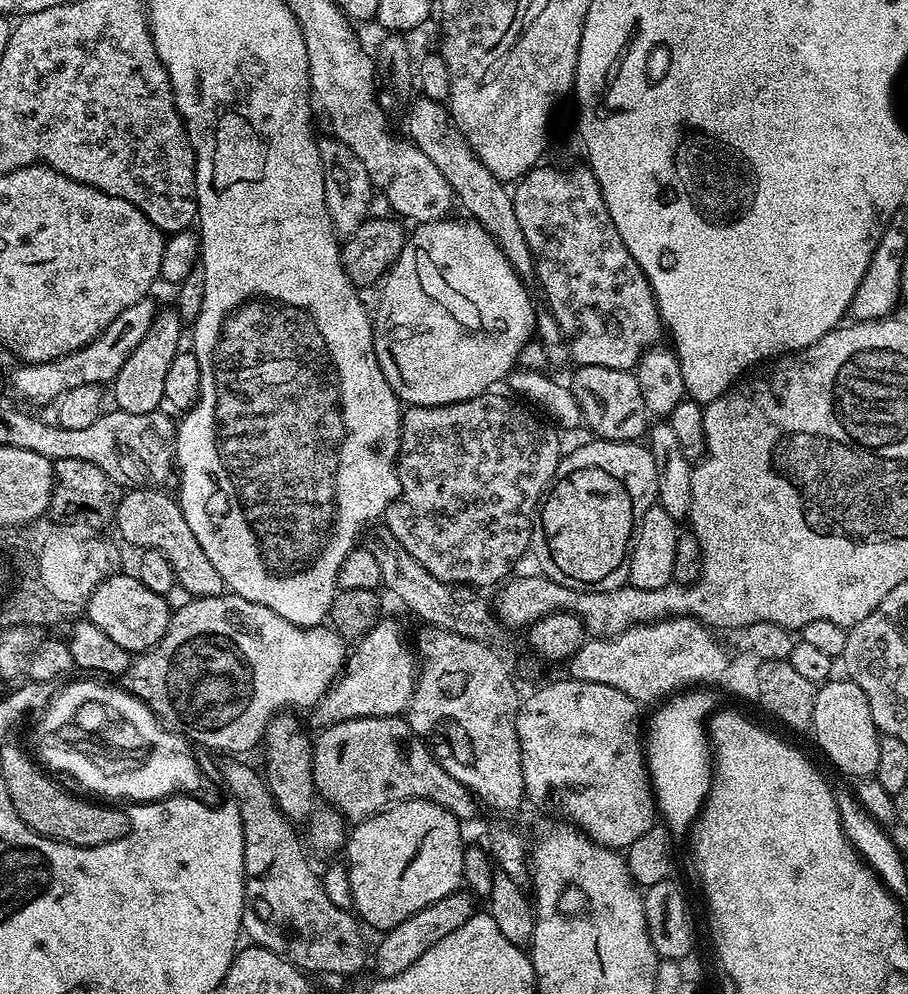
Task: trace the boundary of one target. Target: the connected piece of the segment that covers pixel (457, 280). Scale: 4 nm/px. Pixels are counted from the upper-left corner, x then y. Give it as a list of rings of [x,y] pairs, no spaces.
[[[445,218],[442,220],[434,220],[430,224],[419,225],[415,230],[416,233],[409,235],[404,241],[404,249],[400,252],[400,259],[392,265],[386,279],[383,281],[384,293],[380,296],[380,309],[374,312],[374,350],[376,351],[376,357],[378,358],[378,366],[382,366],[382,374],[386,374],[386,382],[390,382],[390,386],[396,392],[396,396],[408,406],[415,406],[417,408],[433,408],[434,406],[446,406],[447,404],[461,404],[464,400],[469,400],[475,396],[481,396],[482,393],[497,387],[496,383],[500,379],[502,381],[517,367],[520,359],[520,351],[523,350],[524,345],[533,339],[536,331],[536,313],[538,311],[537,305],[532,305],[532,296],[528,293],[528,288],[525,281],[519,276],[514,270],[514,266],[510,266],[510,262],[506,258],[506,254],[500,248],[500,243],[496,241],[492,235],[481,224],[475,222],[469,222],[467,219],[464,220],[452,220],[453,218]]]

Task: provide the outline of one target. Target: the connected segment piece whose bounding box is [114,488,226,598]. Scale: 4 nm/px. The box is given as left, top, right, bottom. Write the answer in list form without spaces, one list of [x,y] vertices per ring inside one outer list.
[[[133,488],[125,491],[120,497],[114,528],[117,528],[120,531],[121,538],[126,543],[133,544],[136,550],[153,548],[161,552],[174,570],[177,585],[181,589],[184,587],[189,592],[187,594],[189,597],[225,595],[226,585],[224,580],[218,574],[218,570],[214,570],[210,558],[206,558],[206,550],[202,550],[202,546],[198,546],[198,538],[194,538],[194,530],[190,530],[190,526],[186,526],[186,514],[182,514],[179,499],[175,495],[167,496],[166,493],[167,491],[158,488]]]

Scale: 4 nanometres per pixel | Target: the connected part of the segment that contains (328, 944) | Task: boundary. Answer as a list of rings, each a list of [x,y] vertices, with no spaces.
[[[236,758],[233,764],[228,764],[224,768],[224,784],[228,787],[231,799],[237,808],[240,809],[240,817],[242,818],[242,830],[244,831],[244,923],[242,932],[245,937],[249,936],[251,943],[258,948],[265,948],[279,956],[285,956],[291,964],[295,964],[297,968],[305,973],[325,972],[328,976],[352,976],[364,964],[364,936],[360,933],[361,925],[358,923],[357,917],[351,911],[339,909],[330,902],[326,896],[326,890],[321,884],[321,877],[312,873],[312,868],[308,865],[308,860],[304,857],[306,853],[305,845],[296,837],[293,821],[287,820],[282,814],[282,810],[276,807],[276,800],[272,796],[271,790],[268,789],[268,781],[264,779],[259,771],[252,769],[250,765],[243,764],[243,759]]]

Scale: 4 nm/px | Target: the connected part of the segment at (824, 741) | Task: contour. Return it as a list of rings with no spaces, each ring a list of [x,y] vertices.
[[[829,679],[816,689],[811,735],[816,735],[816,744],[828,755],[829,762],[841,768],[846,775],[851,778],[873,775],[878,766],[878,742],[882,733],[870,714],[866,694],[862,694],[853,680],[836,679]]]

